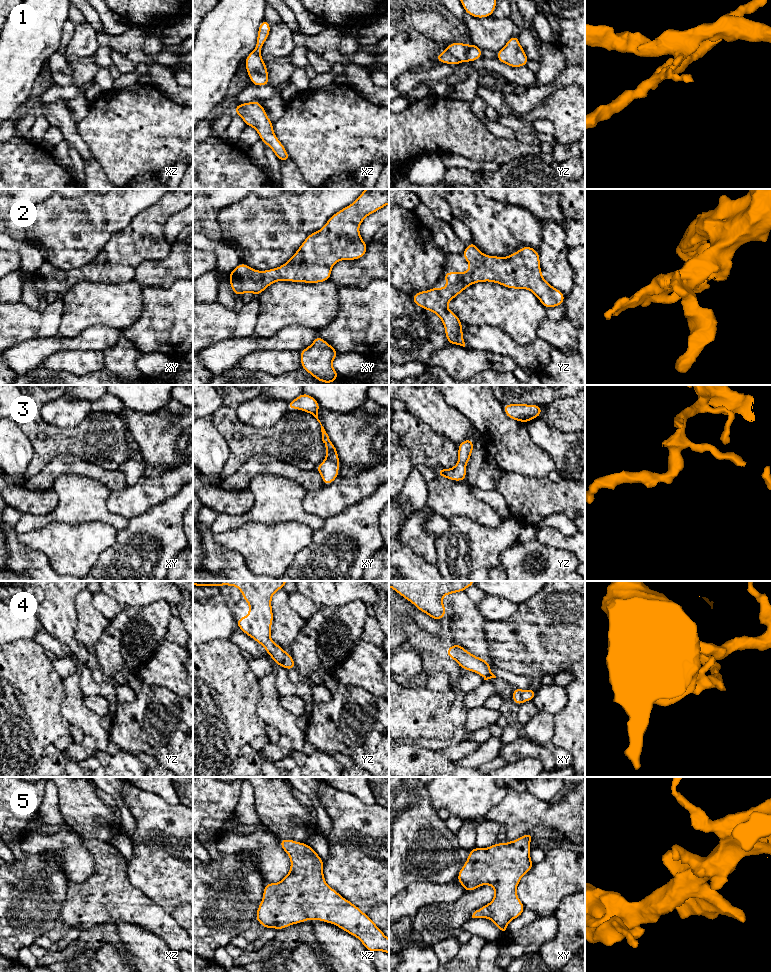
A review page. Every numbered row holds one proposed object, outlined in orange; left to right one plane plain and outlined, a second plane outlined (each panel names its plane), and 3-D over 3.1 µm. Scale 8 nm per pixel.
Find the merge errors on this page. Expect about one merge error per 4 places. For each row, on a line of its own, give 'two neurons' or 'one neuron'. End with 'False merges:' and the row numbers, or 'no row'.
1: two neurons
2: one neuron
3: one neuron
4: two neurons
5: one neuron
False merges: 1, 4

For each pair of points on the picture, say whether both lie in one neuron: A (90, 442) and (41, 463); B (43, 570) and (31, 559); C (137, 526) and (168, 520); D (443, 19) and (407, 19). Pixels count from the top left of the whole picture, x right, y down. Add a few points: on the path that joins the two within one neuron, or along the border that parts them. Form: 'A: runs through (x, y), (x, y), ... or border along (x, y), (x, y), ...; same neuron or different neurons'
A: runs through (77, 442), (60, 442), (52, 450); same neuron
B: runs through (40, 568), (34, 562); same neuron
C: runs through (145, 526), (160, 526); same neuron
D: runs through (434, 19), (416, 19); same neuron

